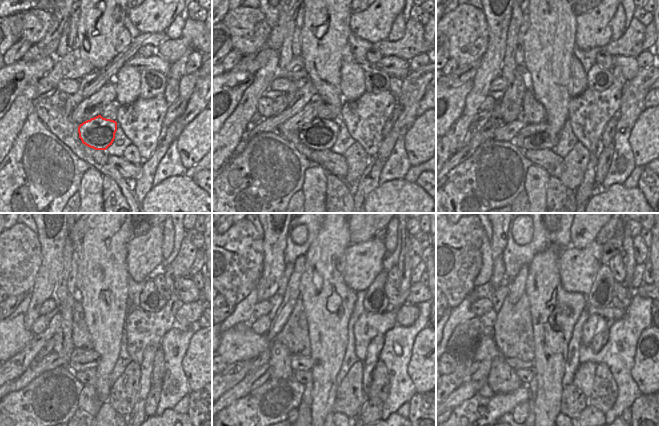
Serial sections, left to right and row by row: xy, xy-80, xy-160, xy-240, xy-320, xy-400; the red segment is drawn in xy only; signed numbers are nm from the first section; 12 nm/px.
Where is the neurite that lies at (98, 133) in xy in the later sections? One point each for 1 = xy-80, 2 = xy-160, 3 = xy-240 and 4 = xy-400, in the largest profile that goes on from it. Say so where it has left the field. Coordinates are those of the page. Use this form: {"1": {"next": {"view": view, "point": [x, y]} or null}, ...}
{"1": {"next": {"view": "xy-80", "point": [320, 134]}}, "2": {"next": {"view": "xy-160", "point": [539, 136]}}, "3": {"next": {"view": "xy-240", "point": [80, 360]}}, "4": {"next": {"view": "xy-400", "point": [515, 363]}}}

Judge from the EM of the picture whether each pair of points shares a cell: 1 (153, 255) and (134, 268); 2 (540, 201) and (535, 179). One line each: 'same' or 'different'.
1: same
2: same

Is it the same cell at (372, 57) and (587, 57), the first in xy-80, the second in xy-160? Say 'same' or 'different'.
different

